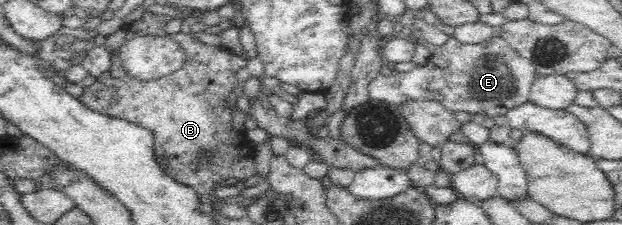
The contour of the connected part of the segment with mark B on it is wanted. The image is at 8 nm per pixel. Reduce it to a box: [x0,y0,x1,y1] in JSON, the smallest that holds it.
[78,27,258,203]

